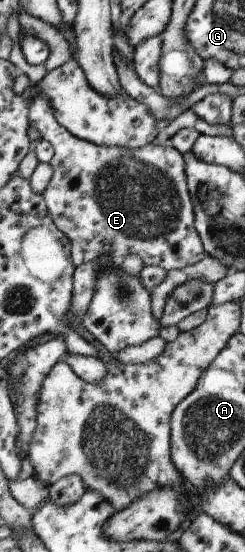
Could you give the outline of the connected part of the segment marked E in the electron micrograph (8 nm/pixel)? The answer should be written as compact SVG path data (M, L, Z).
M36 89L32 100L27 113L28 125L35 128L41 140L53 147L53 155L48 161L52 175L42 193L43 201L55 227L70 241L74 266L91 262L100 255L109 255L116 264L129 255L137 255L144 266L173 271L193 265L204 256L201 239L193 227L195 217L186 187L182 153L163 144L149 143L137 149L127 149L119 145L103 147L79 140L56 122L50 101Z

